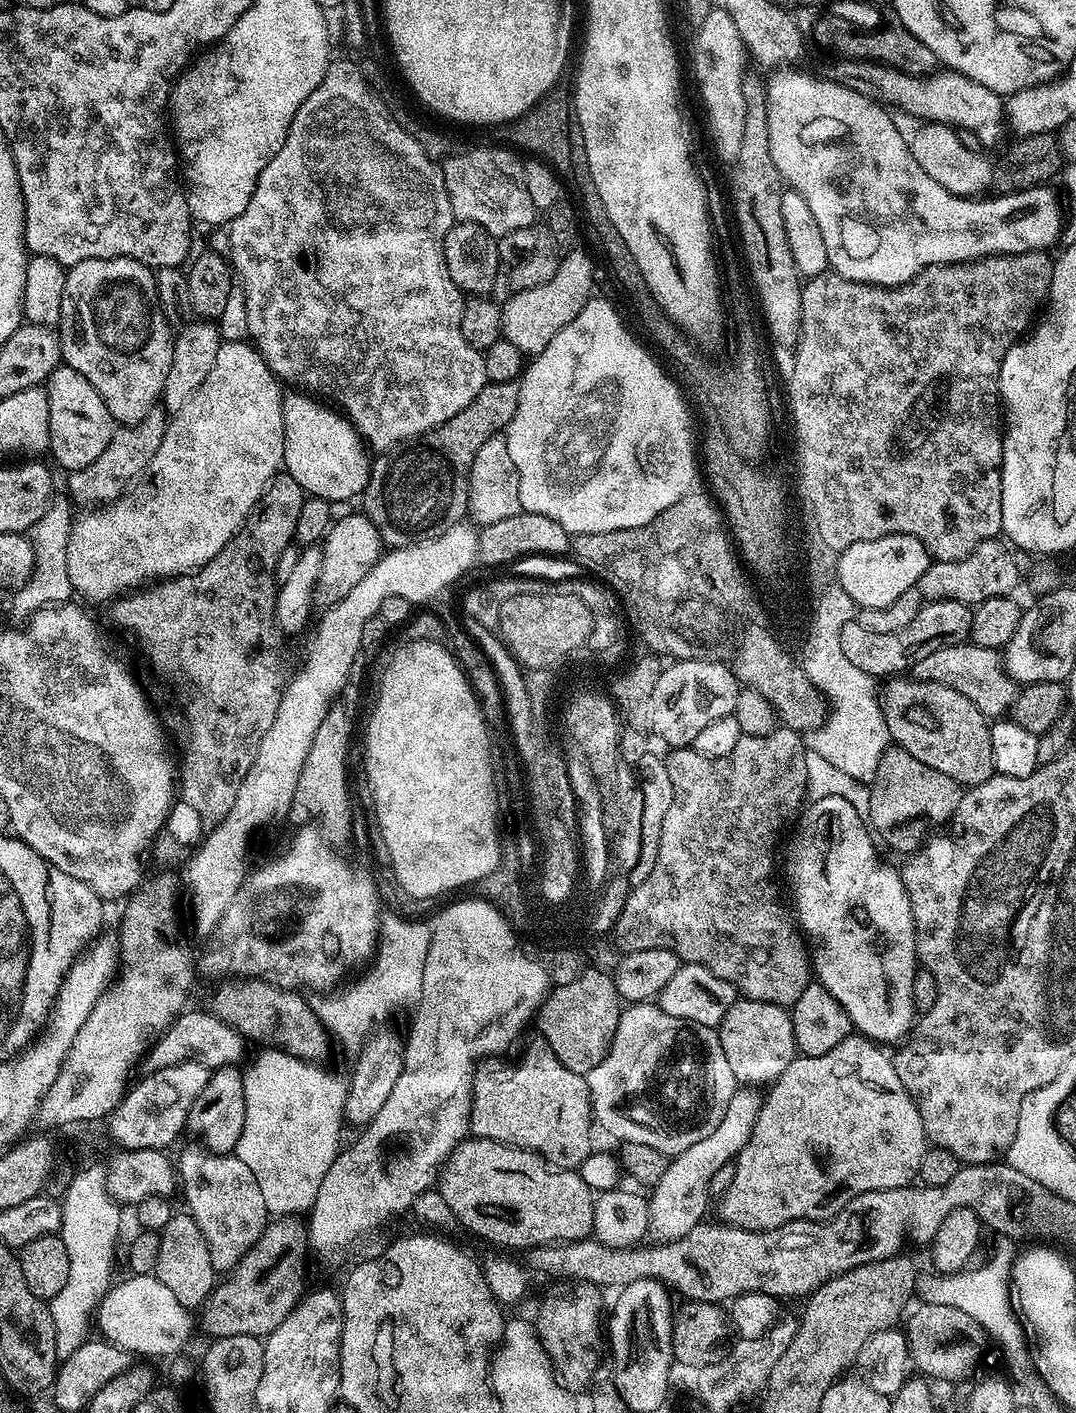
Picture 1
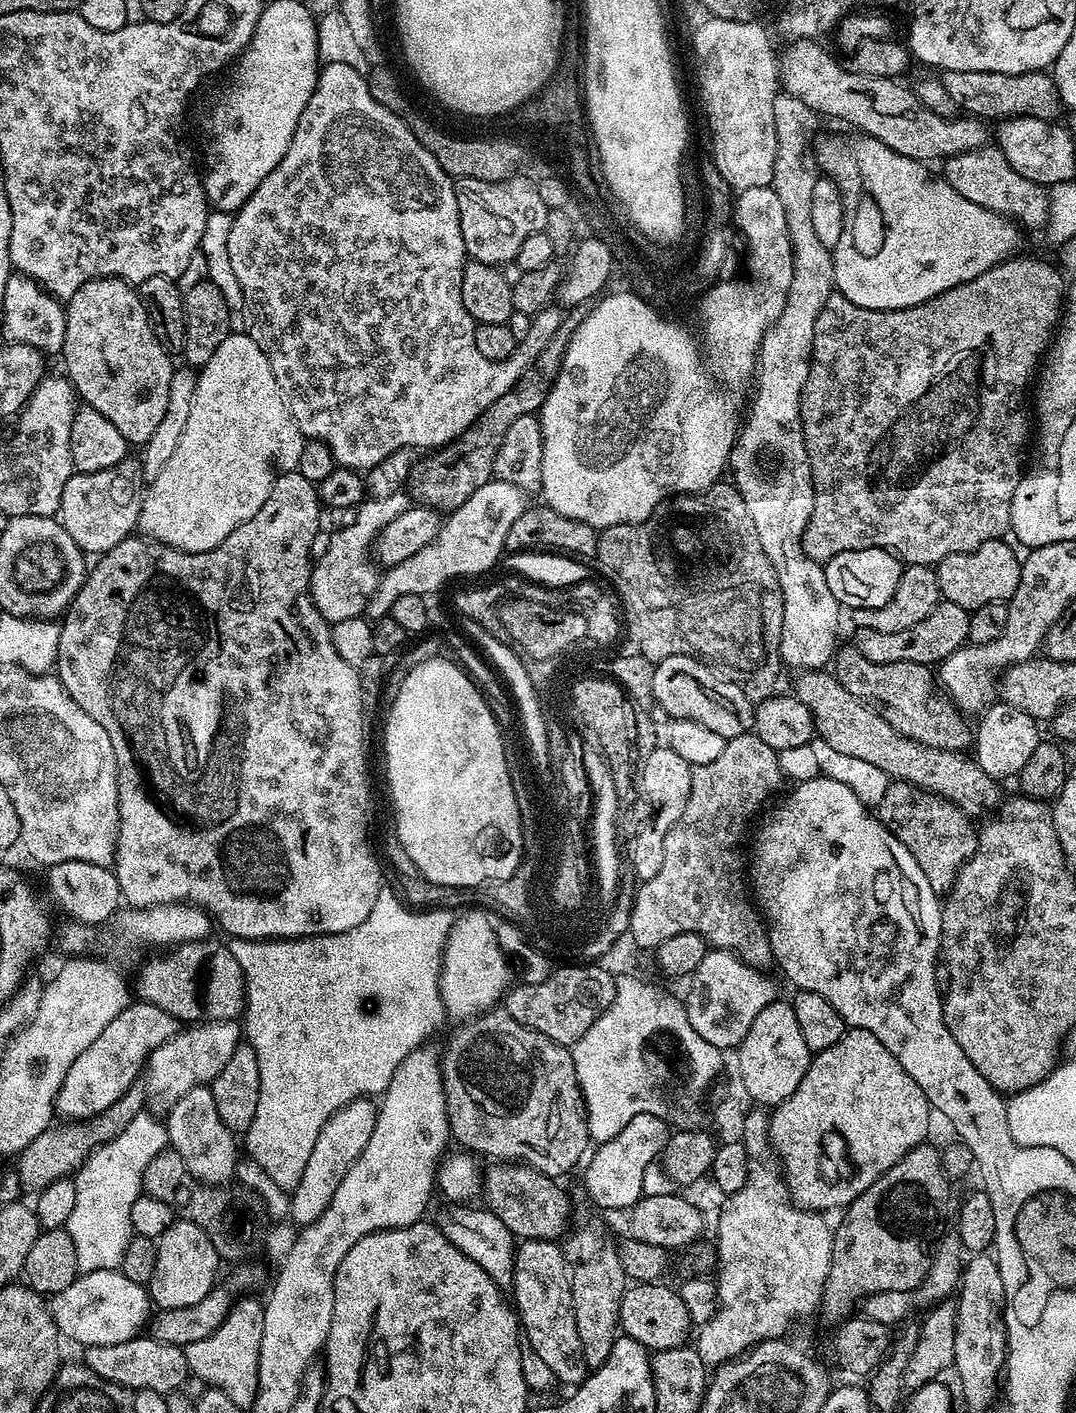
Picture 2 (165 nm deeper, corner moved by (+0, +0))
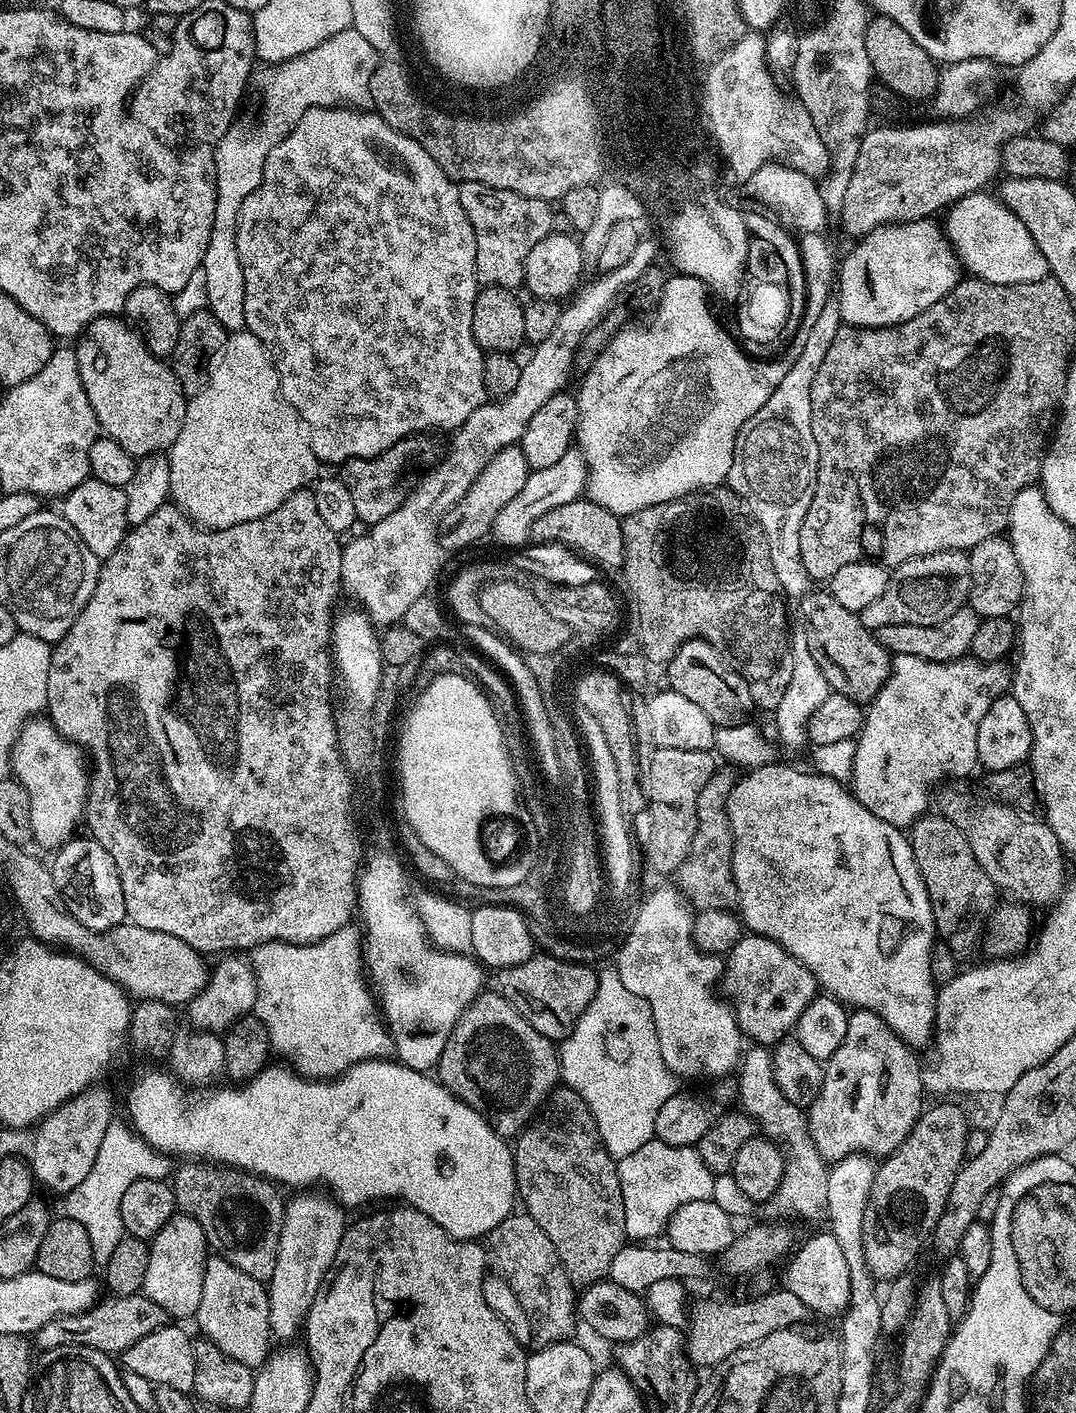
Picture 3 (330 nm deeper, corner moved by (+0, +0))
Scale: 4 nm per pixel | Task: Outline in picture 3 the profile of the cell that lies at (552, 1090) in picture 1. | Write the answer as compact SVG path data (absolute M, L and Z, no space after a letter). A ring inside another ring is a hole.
M496 990L488 991L481 991L457 1018L440 1056L438 1079L453 1096L457 1096L463 1104L469 1104L483 1116L497 1136L512 1138L525 1126L532 1124L534 1117L545 1107L546 1101L561 1083L560 1058L557 1045L538 1034L538 1030L534 1030L534 1026L530 1026L530 1022L526 1022L526 1018L522 1018L518 1010L514 1010L505 996Z

